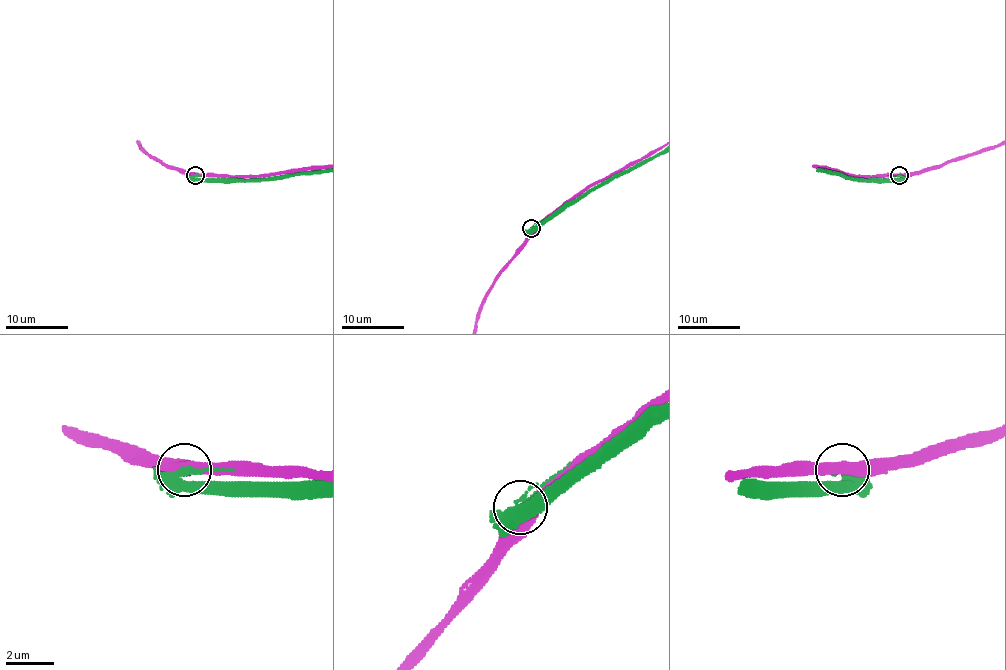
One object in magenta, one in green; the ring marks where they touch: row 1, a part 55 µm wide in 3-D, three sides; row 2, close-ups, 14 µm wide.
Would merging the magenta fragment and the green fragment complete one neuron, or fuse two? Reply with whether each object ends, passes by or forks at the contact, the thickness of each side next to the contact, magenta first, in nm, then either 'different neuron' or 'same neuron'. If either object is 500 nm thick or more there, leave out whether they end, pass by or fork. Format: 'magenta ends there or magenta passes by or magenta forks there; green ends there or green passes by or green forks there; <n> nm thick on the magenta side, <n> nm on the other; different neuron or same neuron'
550 nm thick on the magenta side, 300 nm on the other; different neuron

